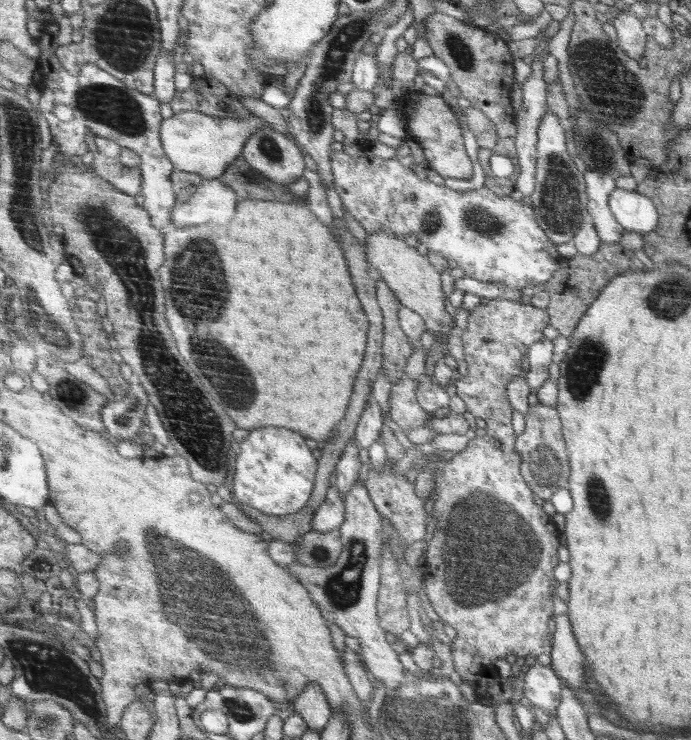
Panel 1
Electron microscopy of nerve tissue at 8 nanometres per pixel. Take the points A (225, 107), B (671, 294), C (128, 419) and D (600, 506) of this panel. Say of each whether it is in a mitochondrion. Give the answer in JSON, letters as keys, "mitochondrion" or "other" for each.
{"A":"other","B":"mitochondrion","C":"mitochondrion","D":"mitochondrion"}

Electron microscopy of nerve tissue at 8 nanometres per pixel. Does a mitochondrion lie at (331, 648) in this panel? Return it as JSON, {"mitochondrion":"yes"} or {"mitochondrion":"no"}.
{"mitochondrion":"no"}

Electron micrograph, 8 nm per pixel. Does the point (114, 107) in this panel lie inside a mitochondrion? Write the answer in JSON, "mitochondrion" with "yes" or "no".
{"mitochondrion":"yes"}

